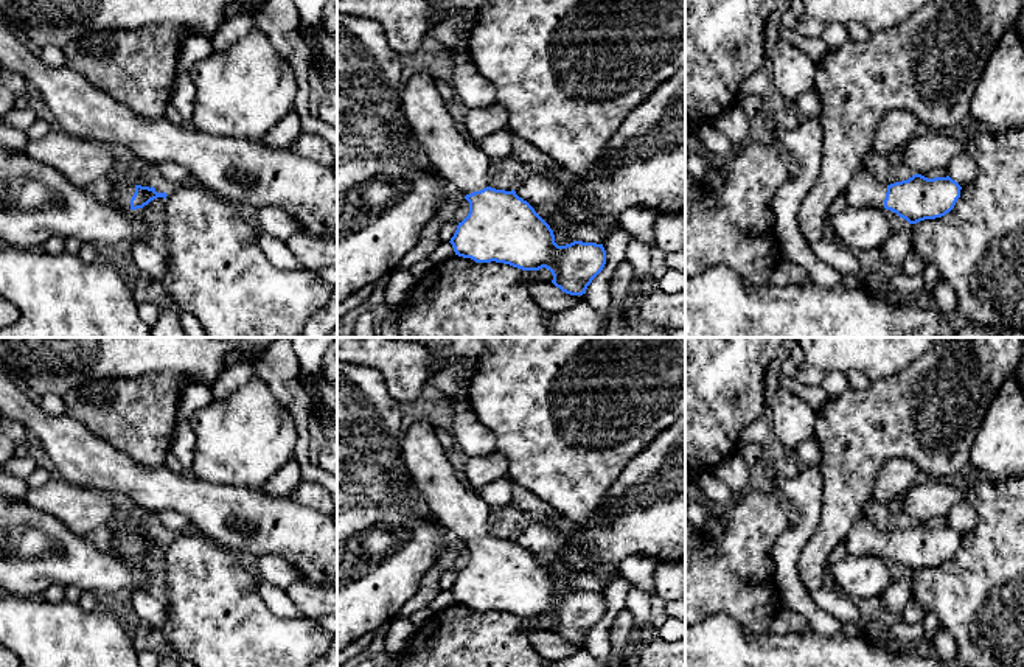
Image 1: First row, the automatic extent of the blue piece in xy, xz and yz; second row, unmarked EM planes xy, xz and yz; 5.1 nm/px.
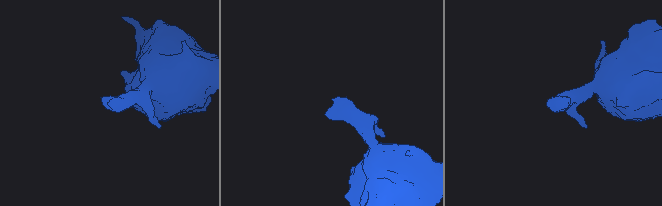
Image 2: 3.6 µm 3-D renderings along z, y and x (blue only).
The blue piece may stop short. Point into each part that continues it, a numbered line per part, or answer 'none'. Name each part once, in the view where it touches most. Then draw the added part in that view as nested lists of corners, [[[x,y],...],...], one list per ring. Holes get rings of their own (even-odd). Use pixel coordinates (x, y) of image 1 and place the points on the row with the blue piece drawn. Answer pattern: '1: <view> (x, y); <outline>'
1: xy (121, 193); [[[124,180],[112,185],[112,194],[109,204],[121,210],[131,210],[131,199],[135,193],[135,183]]]

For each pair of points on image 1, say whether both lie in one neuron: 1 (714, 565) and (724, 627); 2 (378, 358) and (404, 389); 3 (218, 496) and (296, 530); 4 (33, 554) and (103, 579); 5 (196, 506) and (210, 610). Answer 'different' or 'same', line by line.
1: different
2: same
3: same
4: same
5: different

